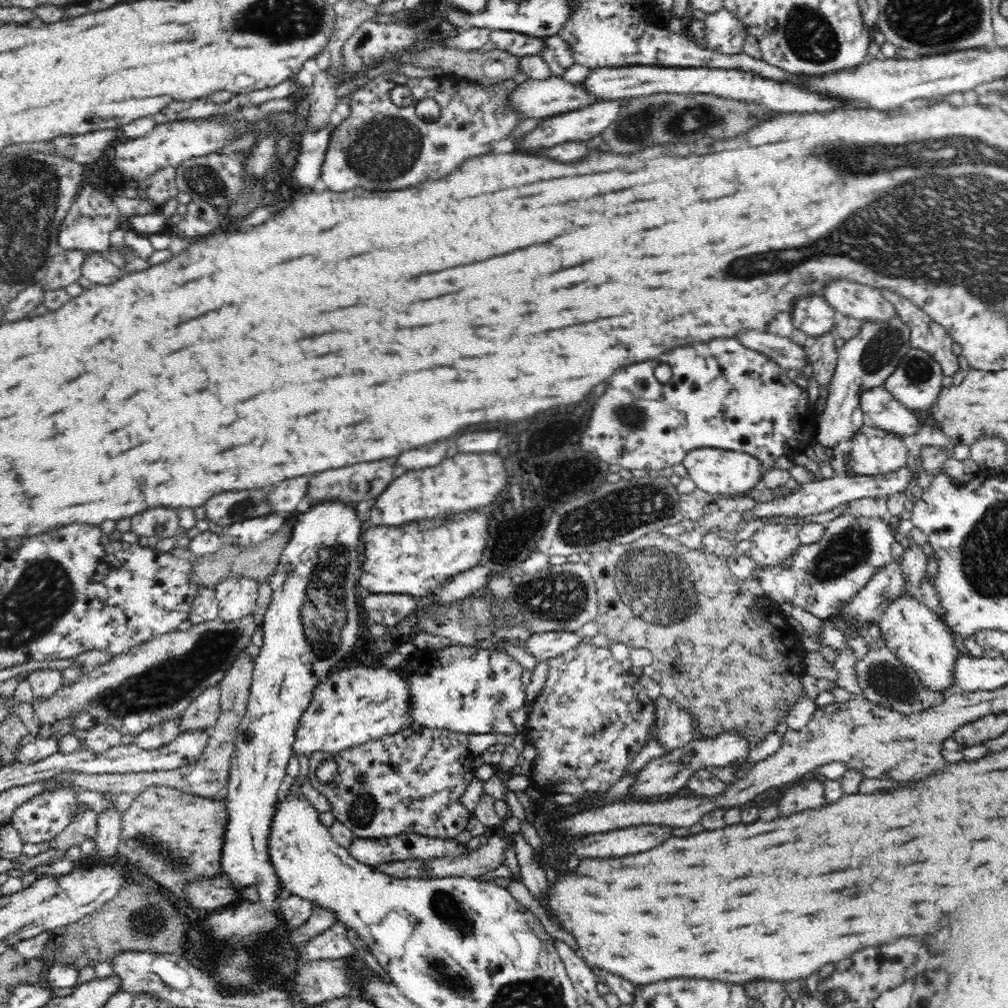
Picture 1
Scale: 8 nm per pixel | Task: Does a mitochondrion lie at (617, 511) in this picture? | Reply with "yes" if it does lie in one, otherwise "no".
yes

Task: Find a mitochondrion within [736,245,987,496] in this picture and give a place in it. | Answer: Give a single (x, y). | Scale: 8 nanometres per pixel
(886, 344)

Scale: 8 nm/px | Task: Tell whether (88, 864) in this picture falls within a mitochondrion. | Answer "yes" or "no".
no

